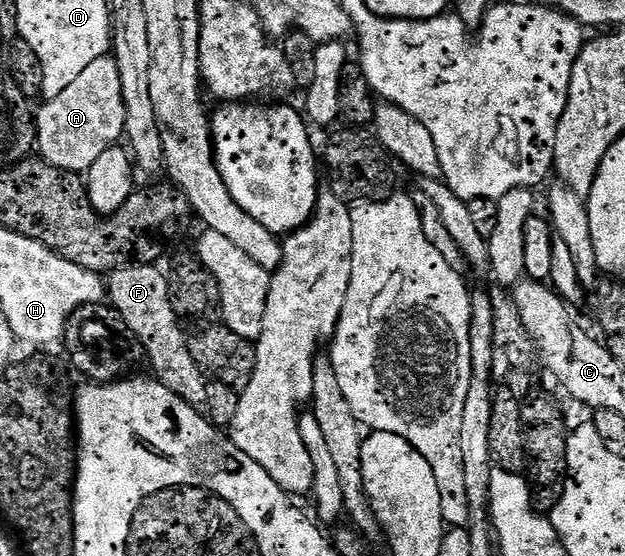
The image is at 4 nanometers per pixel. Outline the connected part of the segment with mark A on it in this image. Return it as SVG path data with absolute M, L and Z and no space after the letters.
M112 55L99 58L59 94L59 98L51 98L42 103L41 109L36 109L35 123L37 125L36 151L40 159L64 172L88 173L91 166L103 155L103 150L114 147L125 134L125 107L123 106L122 87L119 86L119 66Z

